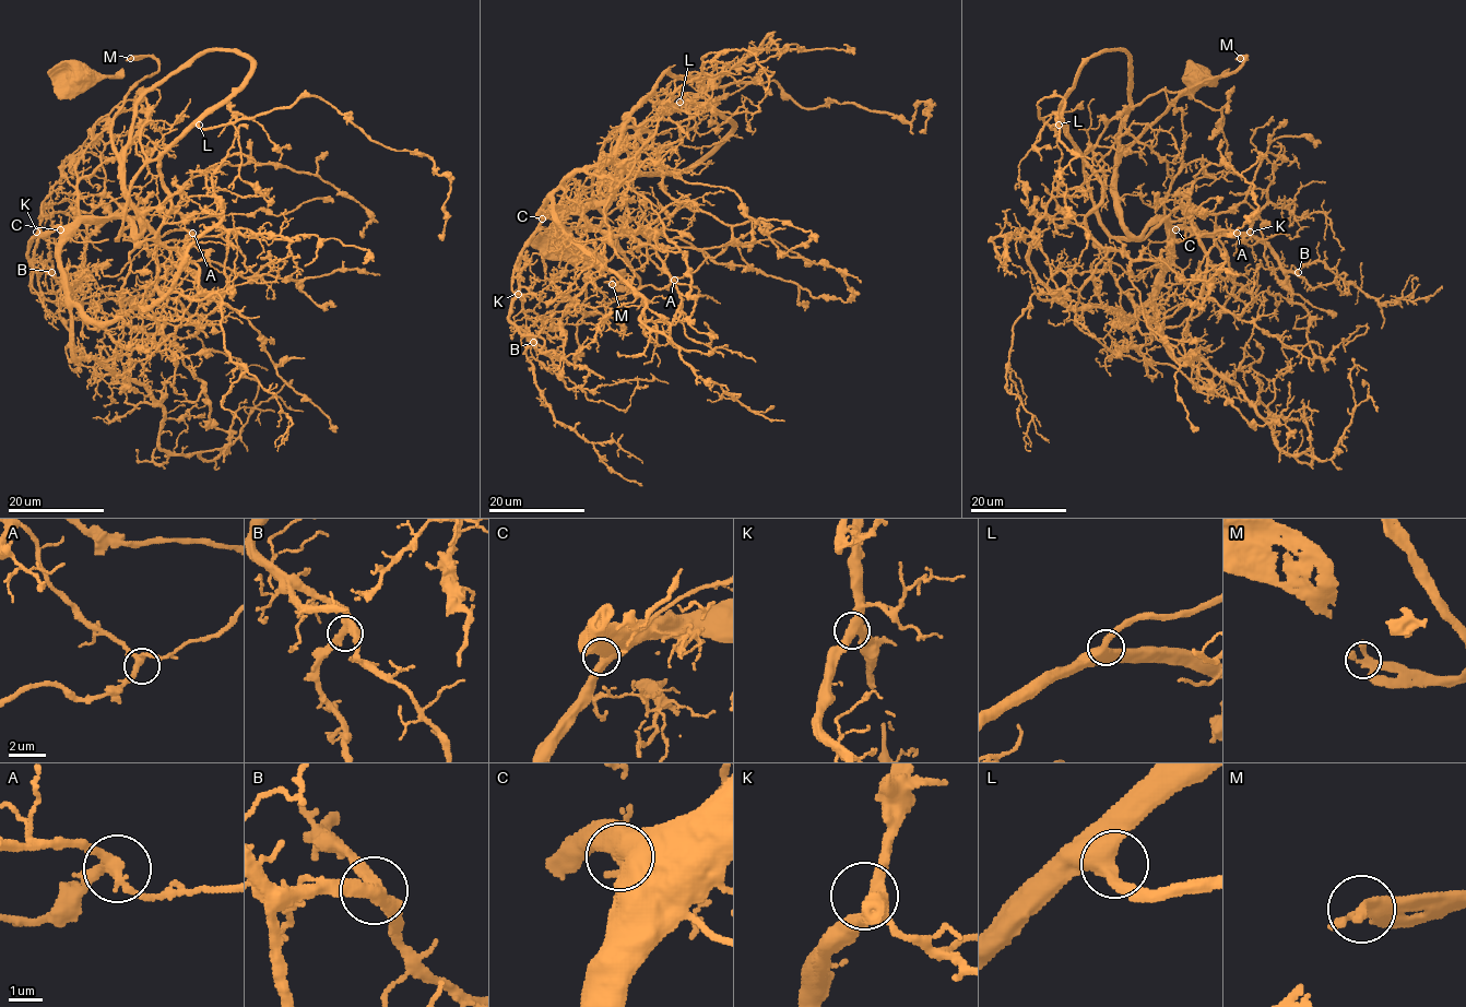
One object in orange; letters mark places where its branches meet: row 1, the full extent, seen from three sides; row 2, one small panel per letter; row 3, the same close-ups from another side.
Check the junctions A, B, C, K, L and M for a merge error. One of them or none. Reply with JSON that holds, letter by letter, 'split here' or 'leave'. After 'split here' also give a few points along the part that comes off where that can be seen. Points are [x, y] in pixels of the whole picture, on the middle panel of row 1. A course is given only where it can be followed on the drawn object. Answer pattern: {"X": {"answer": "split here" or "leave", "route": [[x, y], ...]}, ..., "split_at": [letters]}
{"A": {"answer": "leave"}, "B": {"answer": "leave"}, "C": {"answer": "leave"}, "K": {"answer": "leave"}, "L": {"answer": "leave"}, "M": {"answer": "leave"}, "split_at": []}

